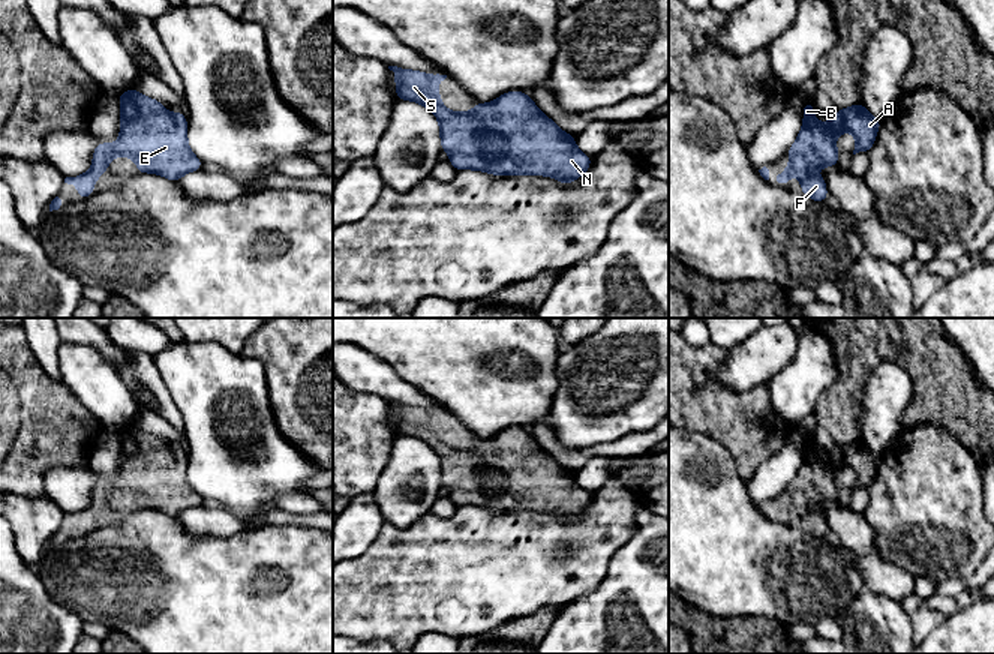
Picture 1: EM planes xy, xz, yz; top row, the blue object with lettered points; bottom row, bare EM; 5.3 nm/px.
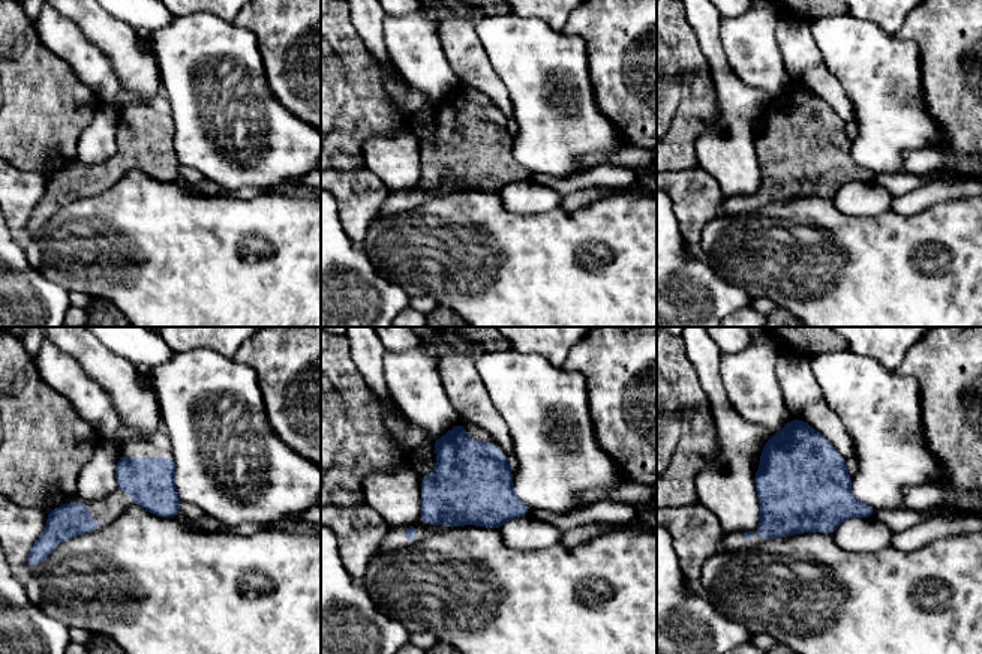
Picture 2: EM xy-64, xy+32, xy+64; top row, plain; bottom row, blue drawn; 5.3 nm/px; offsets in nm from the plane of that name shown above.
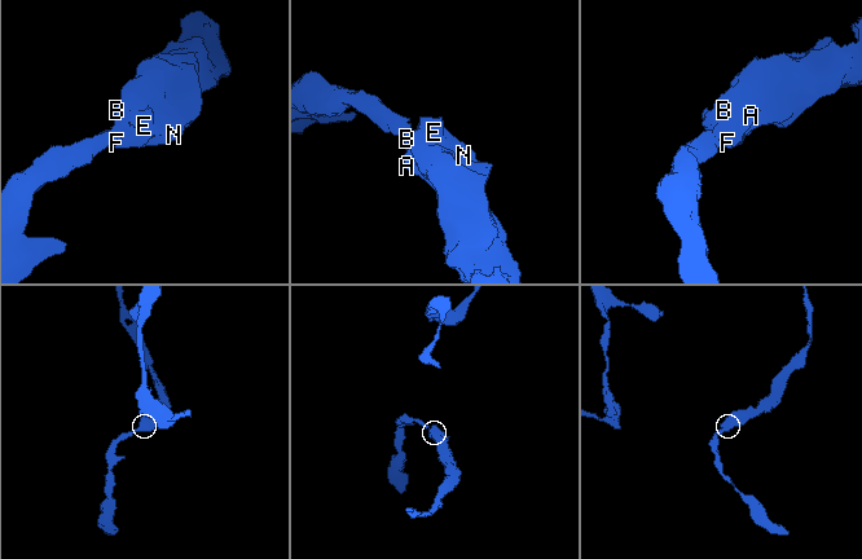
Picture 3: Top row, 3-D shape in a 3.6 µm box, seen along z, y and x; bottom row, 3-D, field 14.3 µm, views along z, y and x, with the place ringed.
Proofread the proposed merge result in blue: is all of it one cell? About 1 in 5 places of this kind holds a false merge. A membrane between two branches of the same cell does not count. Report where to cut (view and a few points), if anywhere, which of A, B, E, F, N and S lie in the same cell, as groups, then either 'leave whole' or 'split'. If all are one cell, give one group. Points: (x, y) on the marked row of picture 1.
cut none; groups A B E F N S; leave whole

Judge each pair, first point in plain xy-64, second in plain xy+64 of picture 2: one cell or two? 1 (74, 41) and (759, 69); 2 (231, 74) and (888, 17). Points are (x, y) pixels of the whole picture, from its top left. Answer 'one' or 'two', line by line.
1: one
2: two

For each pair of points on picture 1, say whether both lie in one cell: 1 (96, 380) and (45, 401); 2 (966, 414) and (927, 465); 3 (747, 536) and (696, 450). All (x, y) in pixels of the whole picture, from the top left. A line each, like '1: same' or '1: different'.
1: different
2: different
3: same

